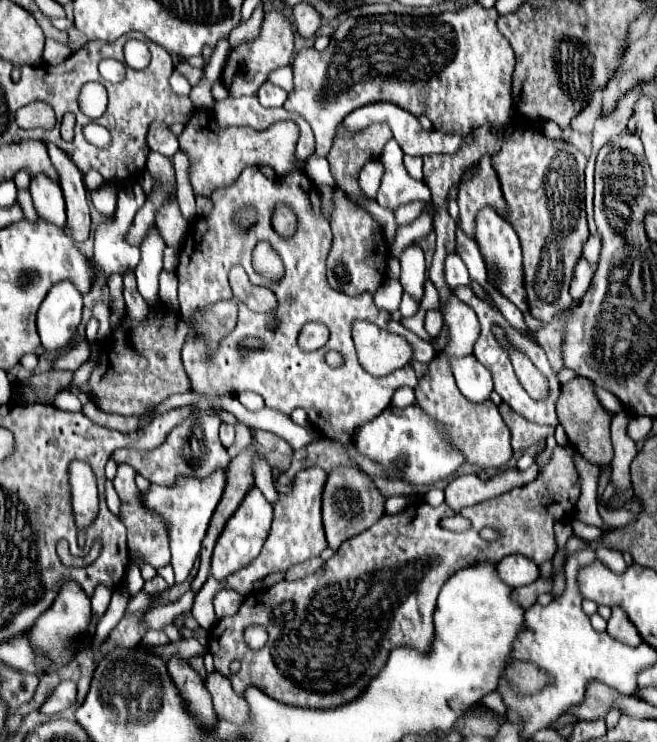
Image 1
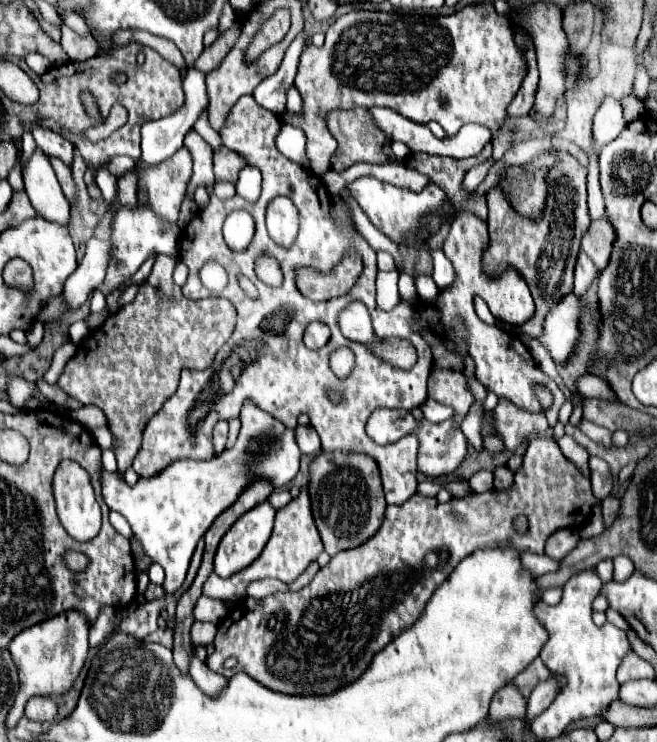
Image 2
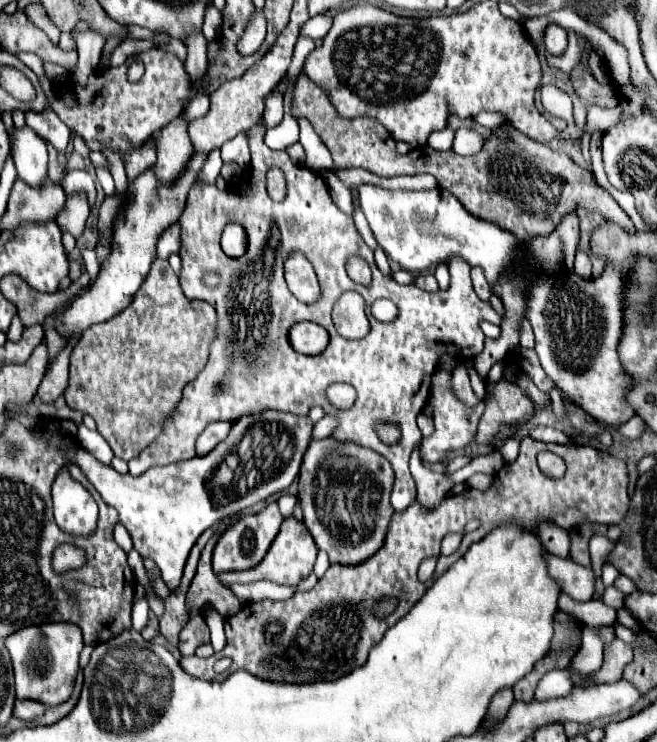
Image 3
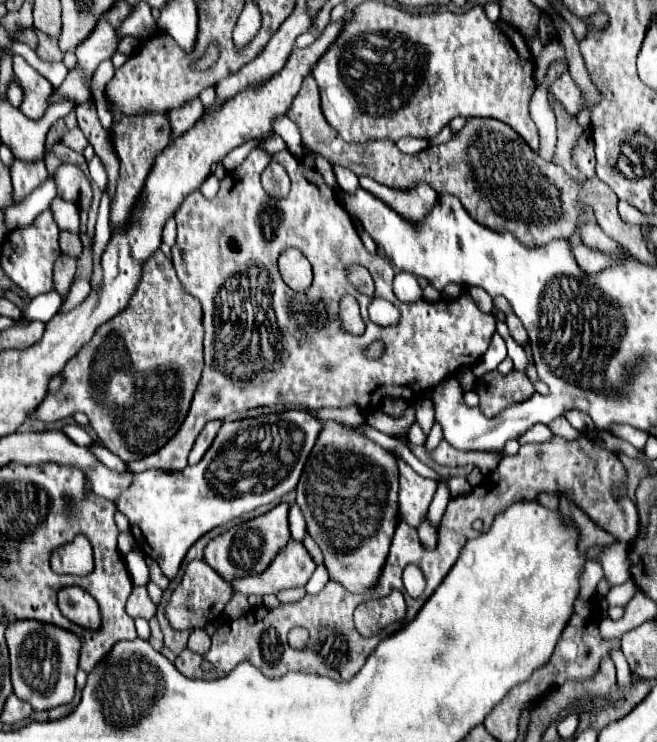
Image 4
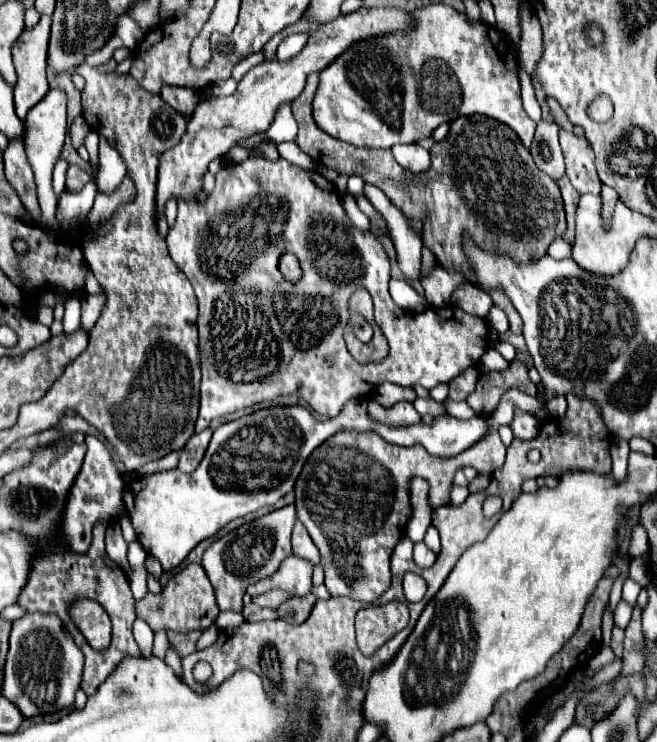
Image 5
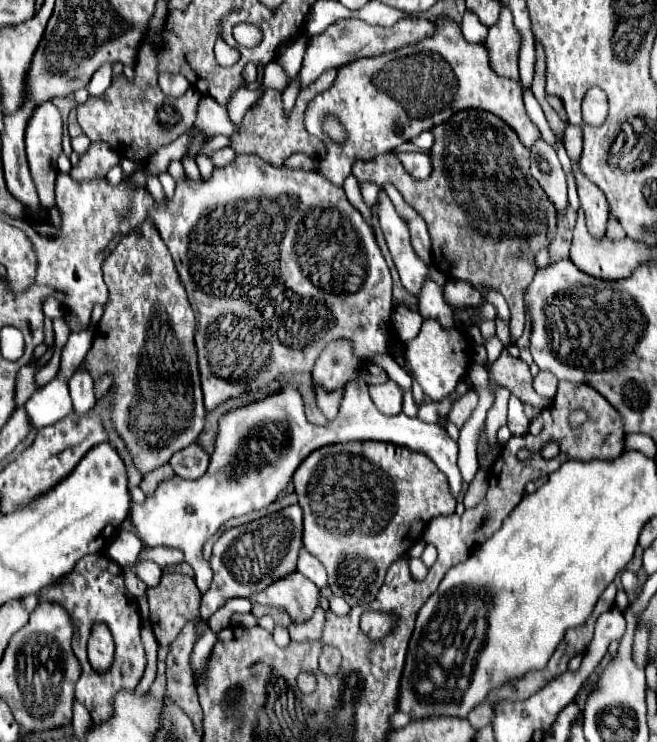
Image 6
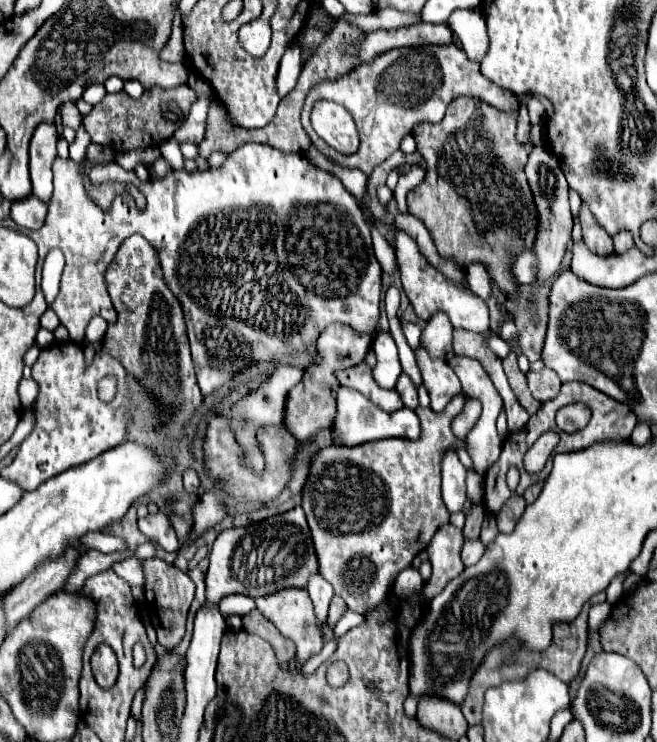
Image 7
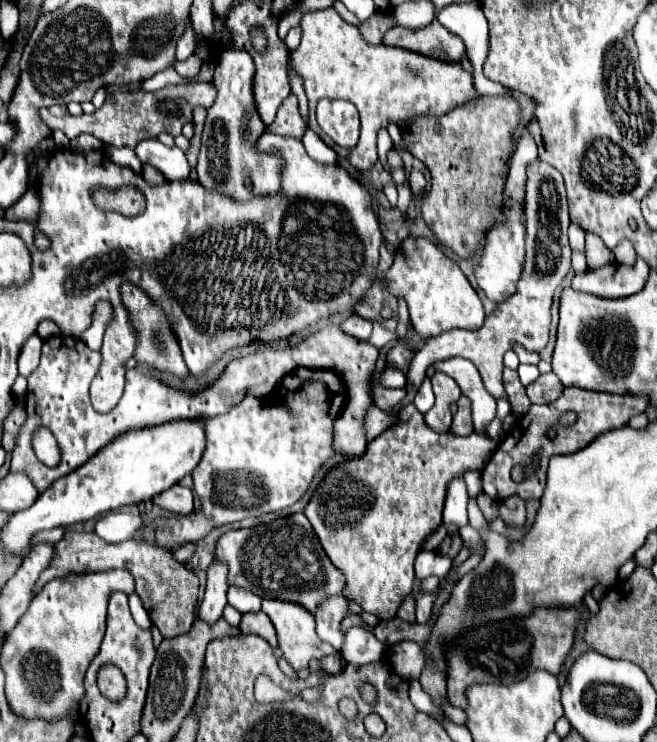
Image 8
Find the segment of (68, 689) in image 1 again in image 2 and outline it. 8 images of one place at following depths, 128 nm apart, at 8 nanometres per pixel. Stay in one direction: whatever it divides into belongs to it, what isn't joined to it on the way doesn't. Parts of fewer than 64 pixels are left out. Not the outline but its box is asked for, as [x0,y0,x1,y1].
[24,696,58,722]

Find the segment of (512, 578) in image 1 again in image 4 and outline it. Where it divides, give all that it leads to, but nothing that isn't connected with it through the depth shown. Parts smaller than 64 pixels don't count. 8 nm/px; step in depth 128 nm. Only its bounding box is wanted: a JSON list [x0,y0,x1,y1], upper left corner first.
[580,560,604,600]

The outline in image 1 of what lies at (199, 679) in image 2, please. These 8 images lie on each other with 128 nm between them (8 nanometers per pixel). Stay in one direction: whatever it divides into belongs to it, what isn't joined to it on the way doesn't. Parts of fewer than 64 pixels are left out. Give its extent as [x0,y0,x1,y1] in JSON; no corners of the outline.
[206,672,250,726]

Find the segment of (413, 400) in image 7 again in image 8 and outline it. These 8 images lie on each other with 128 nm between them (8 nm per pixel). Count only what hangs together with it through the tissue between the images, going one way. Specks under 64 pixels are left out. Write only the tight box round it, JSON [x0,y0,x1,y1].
[408,160,570,400]

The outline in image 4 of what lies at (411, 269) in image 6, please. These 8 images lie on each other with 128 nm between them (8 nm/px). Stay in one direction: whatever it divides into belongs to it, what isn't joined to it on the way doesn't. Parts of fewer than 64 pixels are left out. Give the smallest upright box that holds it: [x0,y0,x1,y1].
[360,176,438,222]

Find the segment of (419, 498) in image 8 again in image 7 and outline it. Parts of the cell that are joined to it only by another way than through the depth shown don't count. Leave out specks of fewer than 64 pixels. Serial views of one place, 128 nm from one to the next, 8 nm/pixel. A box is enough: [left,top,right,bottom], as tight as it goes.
[302,391,466,614]

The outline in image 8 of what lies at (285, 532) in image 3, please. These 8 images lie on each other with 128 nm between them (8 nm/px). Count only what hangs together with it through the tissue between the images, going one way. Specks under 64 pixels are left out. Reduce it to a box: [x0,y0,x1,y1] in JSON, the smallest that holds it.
[262,598,338,670]

